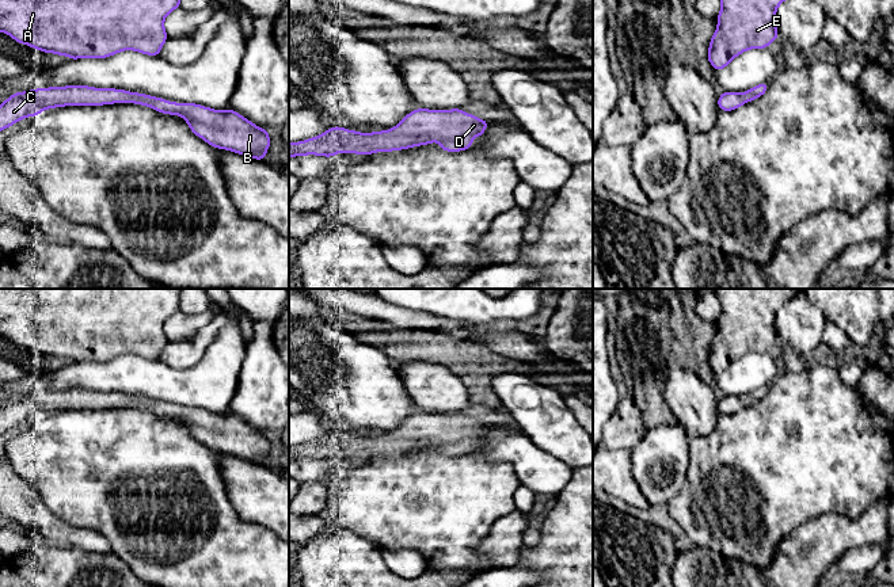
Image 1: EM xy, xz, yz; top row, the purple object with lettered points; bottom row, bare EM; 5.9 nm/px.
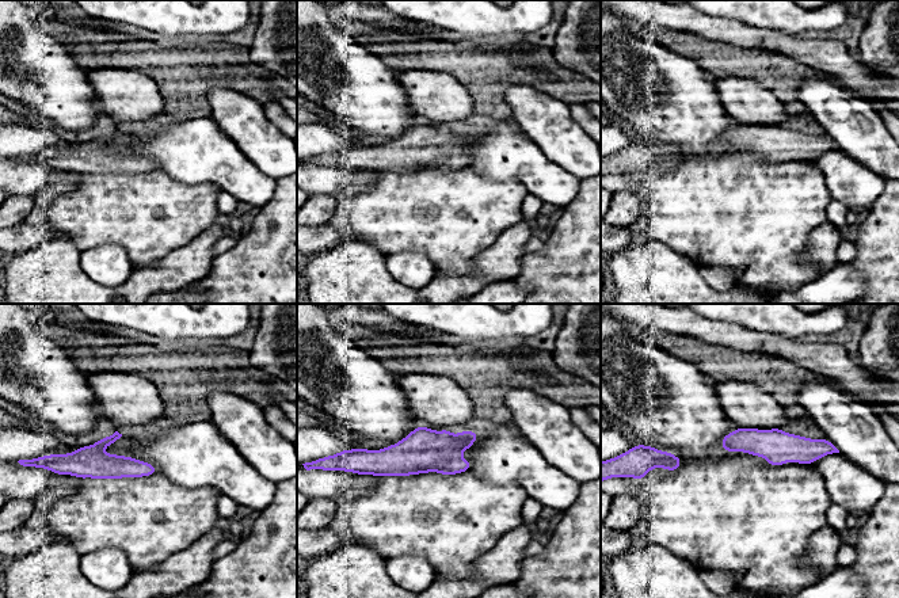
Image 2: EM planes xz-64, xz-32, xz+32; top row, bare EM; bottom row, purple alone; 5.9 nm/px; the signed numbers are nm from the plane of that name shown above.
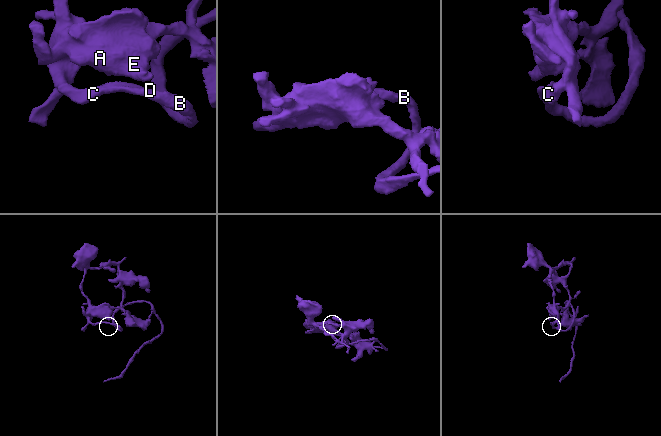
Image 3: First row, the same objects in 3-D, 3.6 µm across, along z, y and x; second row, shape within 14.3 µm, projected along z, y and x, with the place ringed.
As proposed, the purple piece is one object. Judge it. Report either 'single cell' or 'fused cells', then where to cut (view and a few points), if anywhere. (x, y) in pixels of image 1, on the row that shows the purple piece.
single cell; cut none

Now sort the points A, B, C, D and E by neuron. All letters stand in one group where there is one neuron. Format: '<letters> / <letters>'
A B C D E

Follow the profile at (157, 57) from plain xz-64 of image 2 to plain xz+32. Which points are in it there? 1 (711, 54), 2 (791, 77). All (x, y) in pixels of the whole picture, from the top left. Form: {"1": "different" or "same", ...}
{"1": "same", "2": "same"}

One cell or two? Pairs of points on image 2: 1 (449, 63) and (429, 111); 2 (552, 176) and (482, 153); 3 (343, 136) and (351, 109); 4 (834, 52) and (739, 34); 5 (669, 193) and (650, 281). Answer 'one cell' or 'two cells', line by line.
1: two cells
2: one cell
3: two cells
4: one cell
5: two cells

